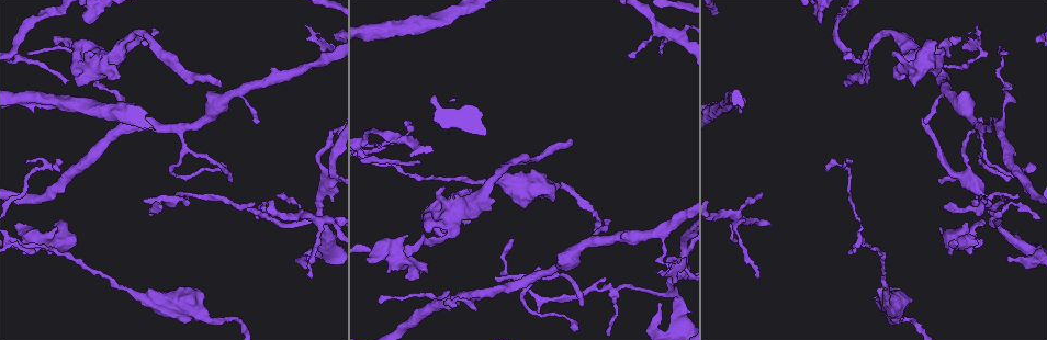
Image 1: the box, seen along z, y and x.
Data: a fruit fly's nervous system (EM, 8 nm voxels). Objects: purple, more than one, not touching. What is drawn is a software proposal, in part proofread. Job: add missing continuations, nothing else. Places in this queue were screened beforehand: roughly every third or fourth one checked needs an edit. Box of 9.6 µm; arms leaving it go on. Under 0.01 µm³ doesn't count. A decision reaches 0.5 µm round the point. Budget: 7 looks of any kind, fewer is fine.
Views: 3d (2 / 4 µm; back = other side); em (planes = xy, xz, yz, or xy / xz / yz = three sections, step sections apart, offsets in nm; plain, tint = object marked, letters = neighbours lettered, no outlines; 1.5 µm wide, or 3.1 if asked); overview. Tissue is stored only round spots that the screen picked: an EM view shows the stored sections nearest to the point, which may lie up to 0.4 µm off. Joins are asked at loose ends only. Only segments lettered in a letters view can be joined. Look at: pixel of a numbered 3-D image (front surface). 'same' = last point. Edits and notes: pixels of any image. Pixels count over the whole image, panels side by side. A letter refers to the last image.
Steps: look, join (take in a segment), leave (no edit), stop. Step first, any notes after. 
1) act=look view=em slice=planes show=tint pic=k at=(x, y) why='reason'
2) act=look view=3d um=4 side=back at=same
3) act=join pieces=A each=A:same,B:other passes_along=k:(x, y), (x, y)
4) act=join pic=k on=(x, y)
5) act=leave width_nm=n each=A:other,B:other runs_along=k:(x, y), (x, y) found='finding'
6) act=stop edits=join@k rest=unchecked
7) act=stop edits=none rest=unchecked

act=look view=3d um=4 side=back pic=1 at=(573, 140) why='free end'

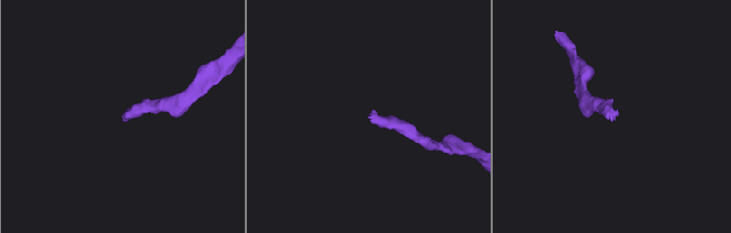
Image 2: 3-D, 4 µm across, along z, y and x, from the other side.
act=look view=em slice=yz step=8 show=plain pic=2 at=(127, 115)

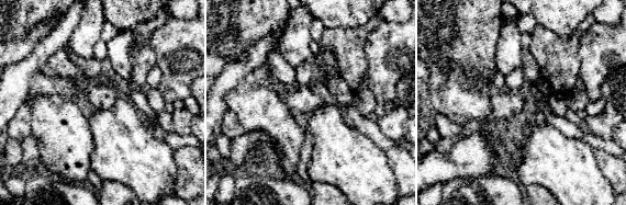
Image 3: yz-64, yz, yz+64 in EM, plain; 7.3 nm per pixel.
act=look view=em slice=yz step=8 show=letters at=same why='what lies round it'

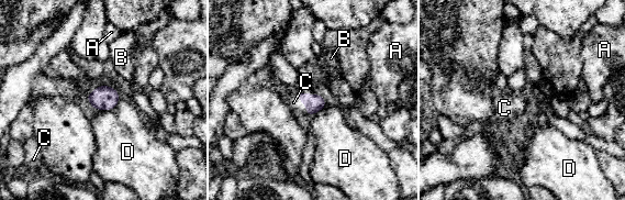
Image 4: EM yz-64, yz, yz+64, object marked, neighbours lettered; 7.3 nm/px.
act=join pieces=C width_nm=120 each=A:other,B:other,C:same,D:other passes_along=4:(313, 103), (302, 102), (293, 102) found='the cell continues'

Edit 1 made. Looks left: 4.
act=look view=3d um=4 pic=1 at=(254, 203) why='free end'

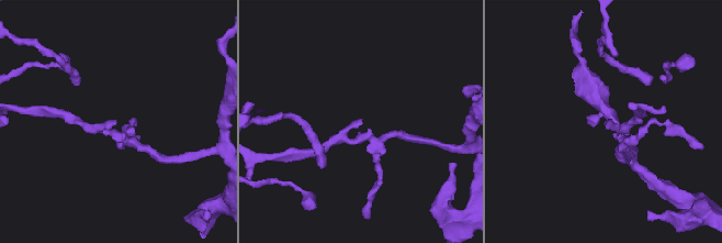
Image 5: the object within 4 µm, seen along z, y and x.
act=look view=em slice=xz step=8 show=tint pic=5 at=(361, 120) why='shape alone is not enough'

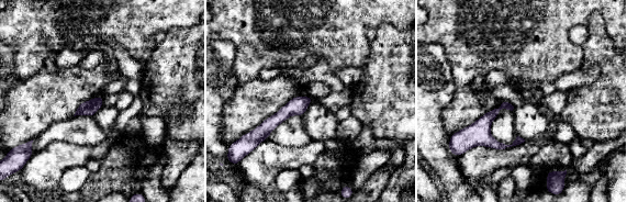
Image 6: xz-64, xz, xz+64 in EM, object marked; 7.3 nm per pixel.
act=look view=em slice=planes show=letters at=same why='another direction'

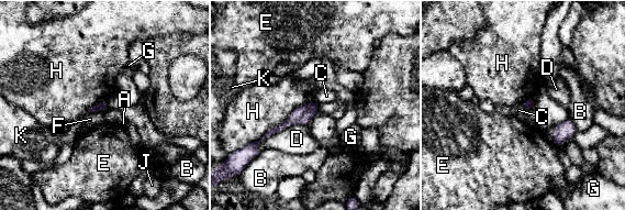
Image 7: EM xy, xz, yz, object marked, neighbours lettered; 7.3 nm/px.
act=leave each=A:other,B:other,C:other,D:other,E:other,F:other,G:other,H:other,J:other,K:other border=7:(522, 103), (527, 112) found='none of them fits'

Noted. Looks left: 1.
act=stop edits=join@4 rest=unchecked

